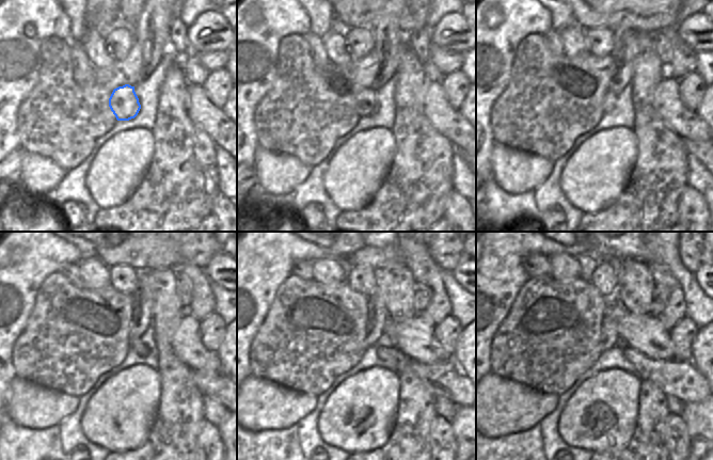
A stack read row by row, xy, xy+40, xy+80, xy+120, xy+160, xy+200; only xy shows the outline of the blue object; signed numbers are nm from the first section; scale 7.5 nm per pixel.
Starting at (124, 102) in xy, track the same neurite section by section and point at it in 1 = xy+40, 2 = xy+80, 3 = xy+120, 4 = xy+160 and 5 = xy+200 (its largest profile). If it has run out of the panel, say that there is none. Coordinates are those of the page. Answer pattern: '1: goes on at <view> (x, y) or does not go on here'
1: goes on at xy+40 (366, 102)
2: goes on at xy+80 (609, 101)
3: goes on at xy+120 (137, 345)
4: goes on at xy+160 (445, 379)
5: goes on at xy+200 (682, 380)

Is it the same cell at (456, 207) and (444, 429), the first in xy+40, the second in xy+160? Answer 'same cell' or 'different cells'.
same cell

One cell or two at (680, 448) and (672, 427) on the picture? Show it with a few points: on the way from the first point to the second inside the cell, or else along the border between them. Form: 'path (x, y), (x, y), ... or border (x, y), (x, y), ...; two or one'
path (678, 443), (676, 432); one

